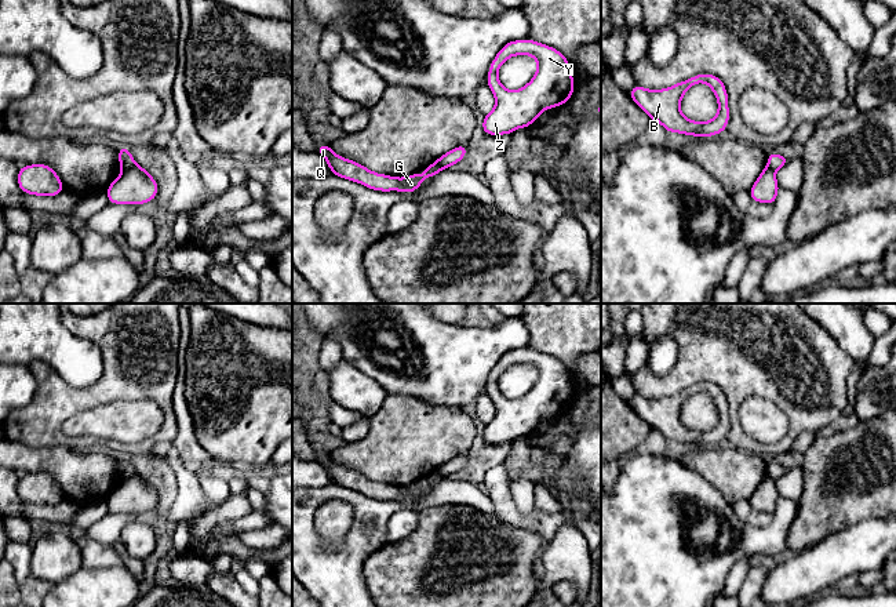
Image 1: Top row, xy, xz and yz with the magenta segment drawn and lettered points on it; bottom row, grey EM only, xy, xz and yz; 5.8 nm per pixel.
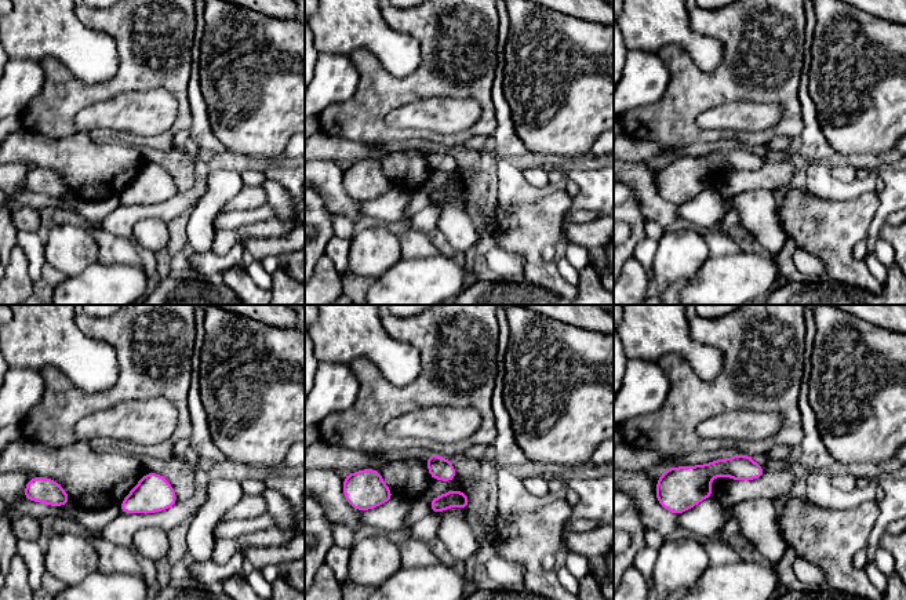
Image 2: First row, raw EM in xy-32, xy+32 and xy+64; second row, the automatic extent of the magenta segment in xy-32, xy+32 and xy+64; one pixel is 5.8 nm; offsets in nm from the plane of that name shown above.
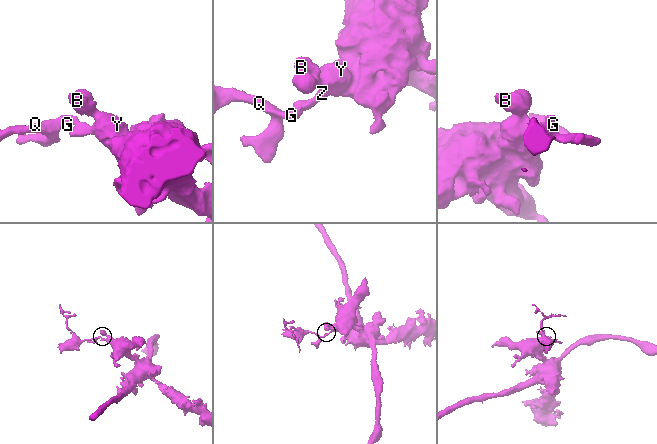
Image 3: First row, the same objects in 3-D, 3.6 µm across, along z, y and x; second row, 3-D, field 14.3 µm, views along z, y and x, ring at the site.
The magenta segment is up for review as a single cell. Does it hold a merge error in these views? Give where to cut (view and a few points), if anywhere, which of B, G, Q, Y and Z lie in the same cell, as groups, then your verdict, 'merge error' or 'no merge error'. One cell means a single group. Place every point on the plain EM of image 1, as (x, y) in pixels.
cut xy (135, 473), (121, 480); groups B Y Z / G Q; merge error

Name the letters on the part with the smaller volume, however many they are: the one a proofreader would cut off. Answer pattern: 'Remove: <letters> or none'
Remove: G, Q

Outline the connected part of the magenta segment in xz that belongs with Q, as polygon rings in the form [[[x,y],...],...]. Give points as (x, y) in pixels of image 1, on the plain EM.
[[[318,452],[316,461],[318,461],[327,469],[328,476],[334,484],[358,491],[369,498],[380,501],[400,499],[412,502],[422,494],[425,488],[437,484],[442,479],[437,472],[433,472],[422,479],[426,481],[425,486],[422,486],[419,481],[415,481],[407,487],[397,487],[376,483],[353,469],[340,466],[332,461],[329,454],[325,452]]]

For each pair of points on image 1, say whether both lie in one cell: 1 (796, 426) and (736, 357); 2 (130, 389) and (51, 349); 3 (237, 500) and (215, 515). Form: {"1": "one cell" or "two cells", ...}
{"1": "one cell", "2": "two cells", "3": "one cell"}

